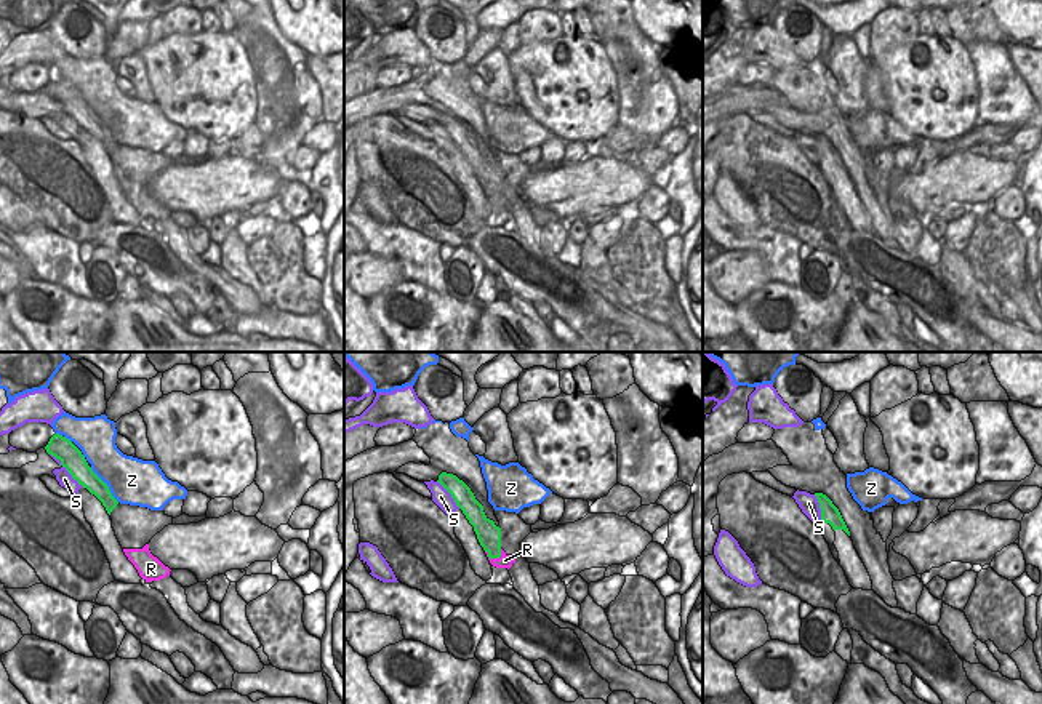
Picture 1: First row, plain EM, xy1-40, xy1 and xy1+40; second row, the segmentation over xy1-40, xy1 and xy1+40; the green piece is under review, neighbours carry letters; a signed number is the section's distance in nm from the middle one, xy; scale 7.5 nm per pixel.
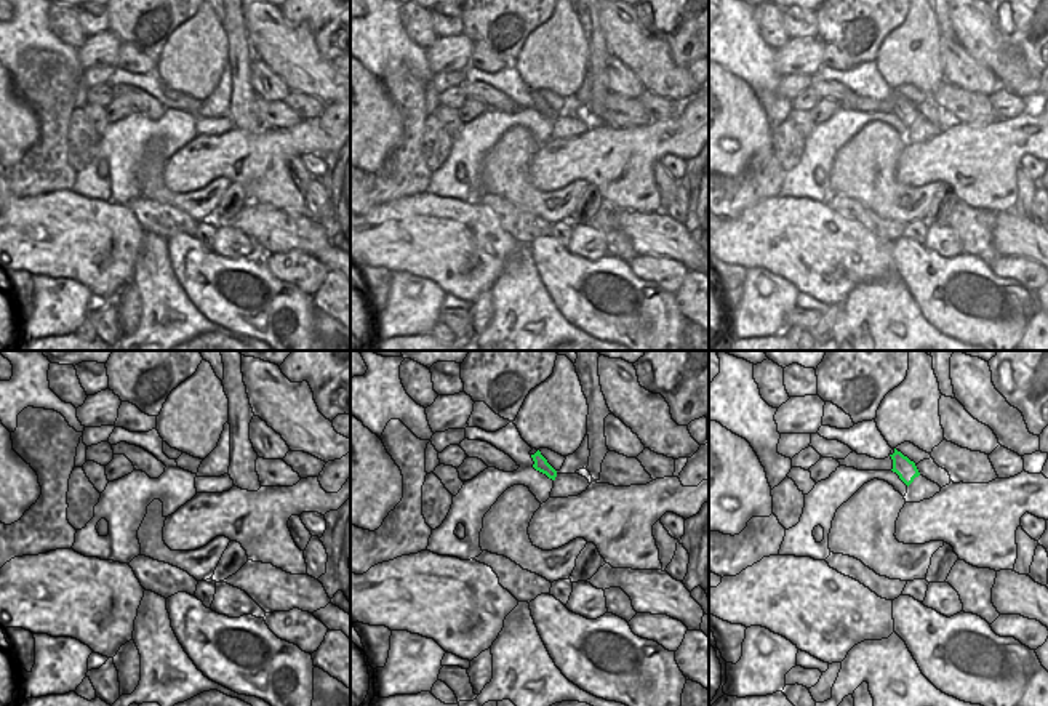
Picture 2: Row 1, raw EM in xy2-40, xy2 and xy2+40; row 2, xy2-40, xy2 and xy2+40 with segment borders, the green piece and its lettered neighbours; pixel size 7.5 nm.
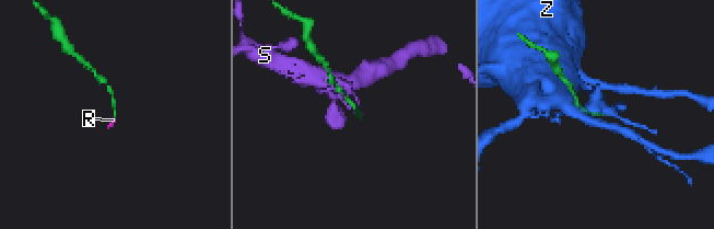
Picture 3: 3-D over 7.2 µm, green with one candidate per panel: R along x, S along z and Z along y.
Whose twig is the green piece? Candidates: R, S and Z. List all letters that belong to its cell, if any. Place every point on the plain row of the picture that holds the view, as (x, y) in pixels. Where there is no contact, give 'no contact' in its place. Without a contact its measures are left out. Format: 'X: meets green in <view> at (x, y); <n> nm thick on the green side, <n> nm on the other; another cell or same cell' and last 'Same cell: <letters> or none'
R: meets green in xy1 at (493, 199); 180 nm thick on the green side, 100 nm on the other; another cell
S: meets green in xy1-40 at (68, 112); 170 nm thick on the green side, 110 nm on the other; another cell
Z: meets green in xy1-40 at (106, 127); 150 nm thick on the green side, 340 nm on the other; another cell
Same cell: none

